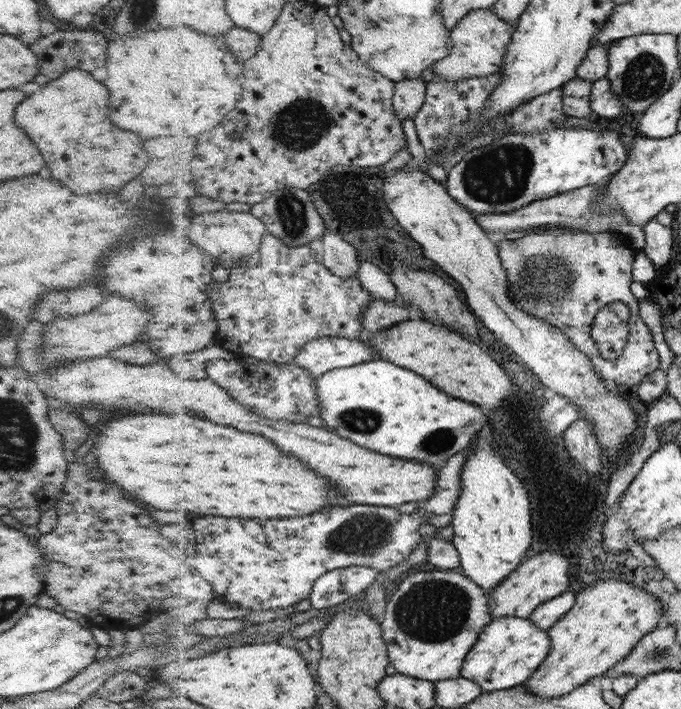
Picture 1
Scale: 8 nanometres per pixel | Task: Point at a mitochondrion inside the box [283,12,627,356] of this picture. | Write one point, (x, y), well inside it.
(499, 175)

